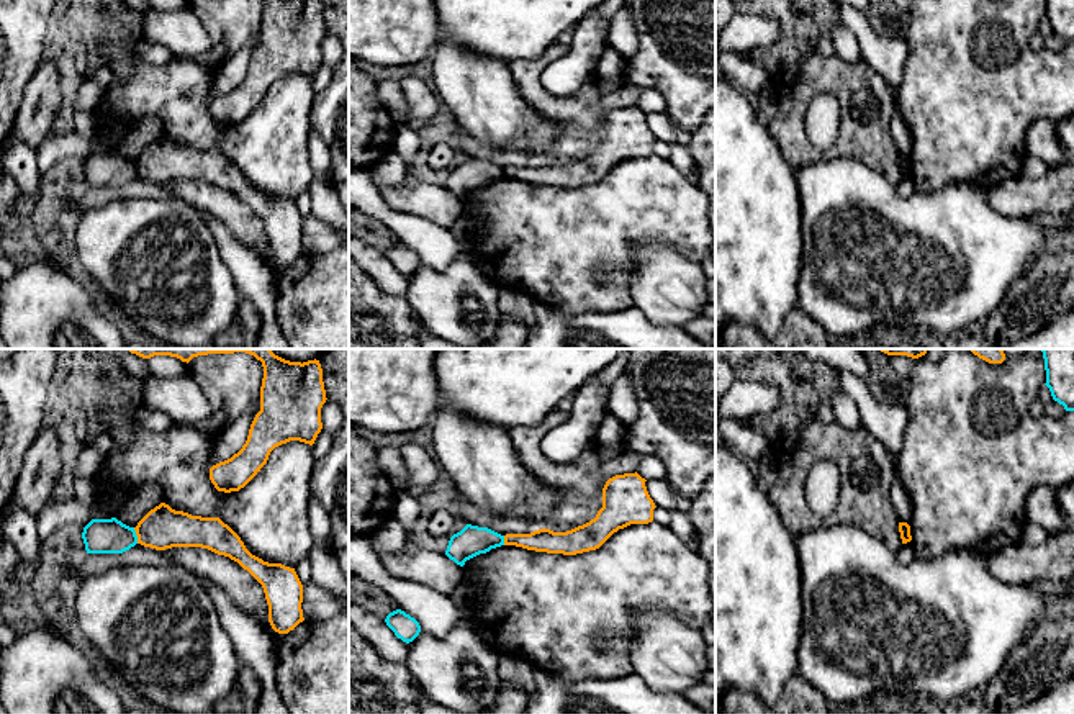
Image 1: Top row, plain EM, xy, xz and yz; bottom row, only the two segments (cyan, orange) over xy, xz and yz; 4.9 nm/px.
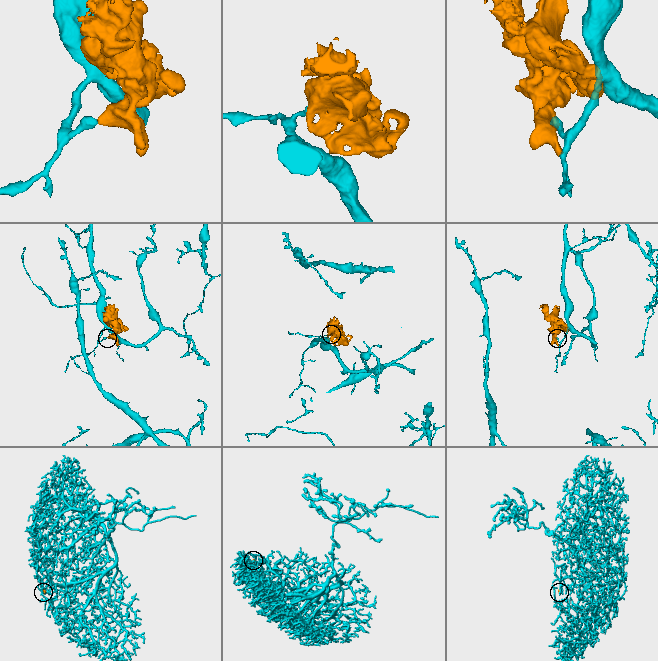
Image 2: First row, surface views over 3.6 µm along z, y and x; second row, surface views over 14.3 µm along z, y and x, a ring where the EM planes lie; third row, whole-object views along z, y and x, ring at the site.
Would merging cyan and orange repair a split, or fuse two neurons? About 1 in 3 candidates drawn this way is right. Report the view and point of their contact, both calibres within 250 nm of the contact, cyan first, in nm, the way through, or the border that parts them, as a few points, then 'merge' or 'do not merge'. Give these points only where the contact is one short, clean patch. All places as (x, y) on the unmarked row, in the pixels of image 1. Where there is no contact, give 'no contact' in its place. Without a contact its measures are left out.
meets cyan in xy at (136, 169); 180 nm thick on the cyan side, 220 nm on the other; border along xy (133, 161), (138, 176); do not merge

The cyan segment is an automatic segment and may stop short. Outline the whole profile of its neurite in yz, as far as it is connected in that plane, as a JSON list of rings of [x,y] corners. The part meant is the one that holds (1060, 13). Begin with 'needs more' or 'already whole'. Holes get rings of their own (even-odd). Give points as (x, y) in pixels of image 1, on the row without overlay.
already whole; [[[1045,0],[1046,20],[1054,34],[1074,44],[1074,0]]]

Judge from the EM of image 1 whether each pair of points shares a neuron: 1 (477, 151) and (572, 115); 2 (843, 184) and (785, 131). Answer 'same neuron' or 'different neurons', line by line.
1: same neuron
2: different neurons

